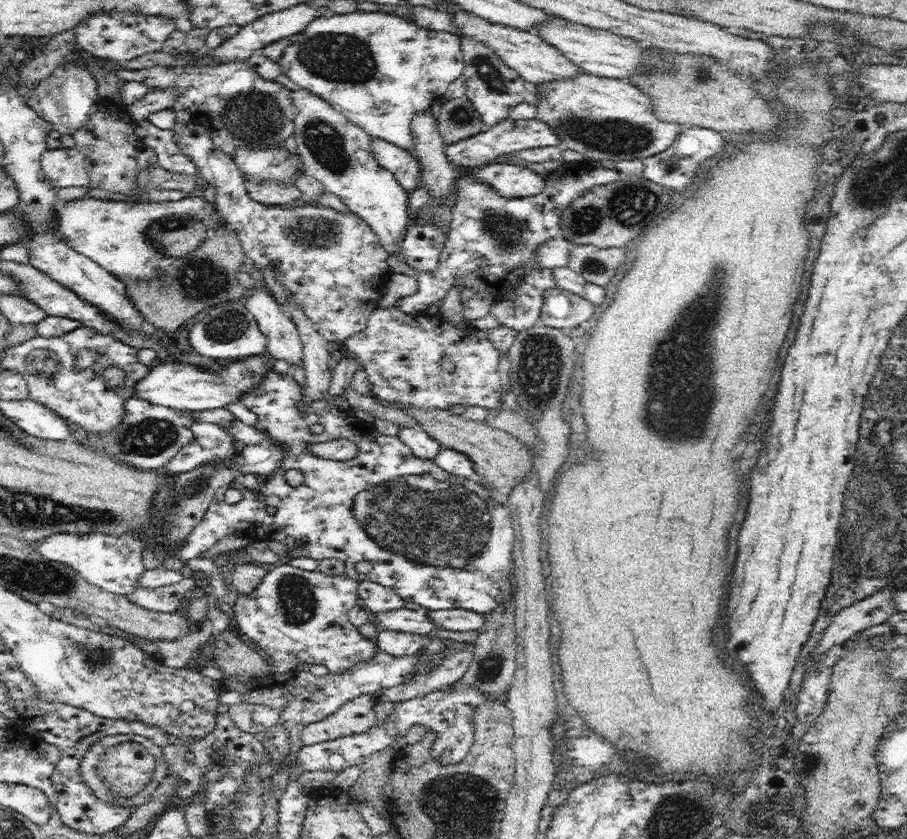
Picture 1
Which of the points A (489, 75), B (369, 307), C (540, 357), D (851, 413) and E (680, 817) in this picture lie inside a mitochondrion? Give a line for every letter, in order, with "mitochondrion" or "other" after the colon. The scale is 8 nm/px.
A: mitochondrion
B: other
C: mitochondrion
D: other
E: mitochondrion

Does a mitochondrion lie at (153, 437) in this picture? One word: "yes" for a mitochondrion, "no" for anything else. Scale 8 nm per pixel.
yes

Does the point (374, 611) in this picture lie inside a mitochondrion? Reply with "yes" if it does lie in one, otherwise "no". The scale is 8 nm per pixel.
no

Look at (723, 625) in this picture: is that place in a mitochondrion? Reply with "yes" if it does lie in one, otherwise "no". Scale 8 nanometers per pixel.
no

